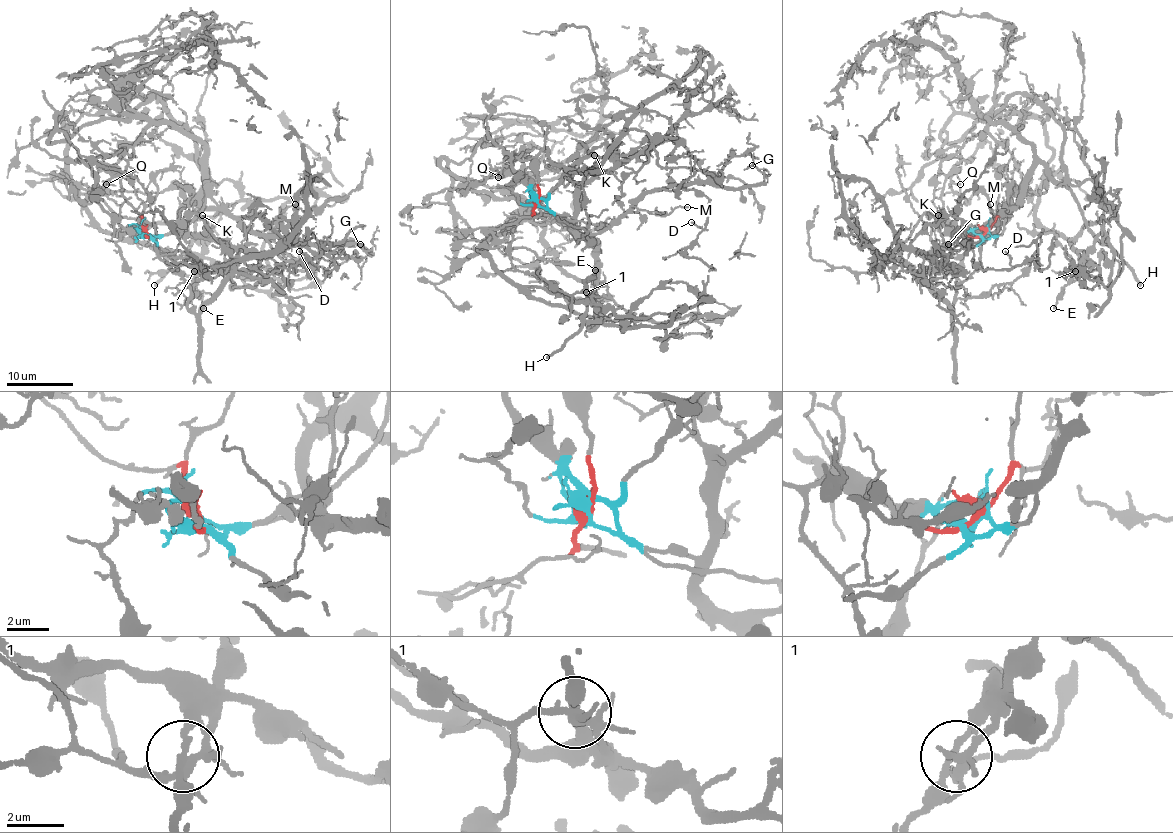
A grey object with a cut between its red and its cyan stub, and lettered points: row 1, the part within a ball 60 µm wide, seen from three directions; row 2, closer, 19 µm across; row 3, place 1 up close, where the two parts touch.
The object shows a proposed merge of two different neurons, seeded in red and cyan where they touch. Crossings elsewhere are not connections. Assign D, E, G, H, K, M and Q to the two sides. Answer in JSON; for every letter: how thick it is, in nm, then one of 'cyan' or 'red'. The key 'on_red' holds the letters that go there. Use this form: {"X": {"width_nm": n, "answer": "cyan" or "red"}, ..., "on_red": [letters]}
{"D": {"width_nm": 100, "answer": "cyan"}, "E": {"width_nm": 140, "answer": "cyan"}, "G": {"width_nm": 110, "answer": "cyan"}, "H": {"width_nm": 280, "answer": "cyan"}, "K": {"width_nm": 100, "answer": "cyan"}, "M": {"width_nm": 100, "answer": "cyan"}, "Q": {"width_nm": 140, "answer": "cyan"}, "on_red": []}

